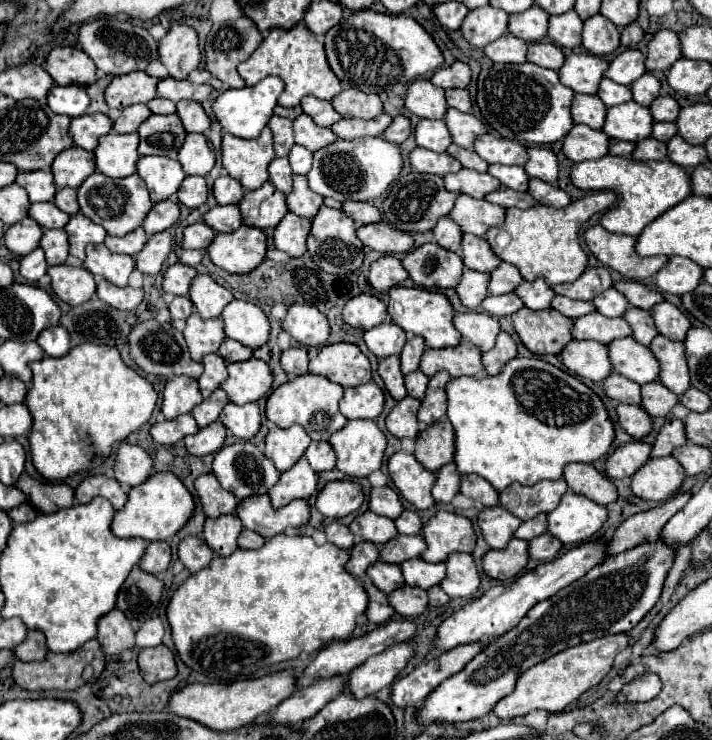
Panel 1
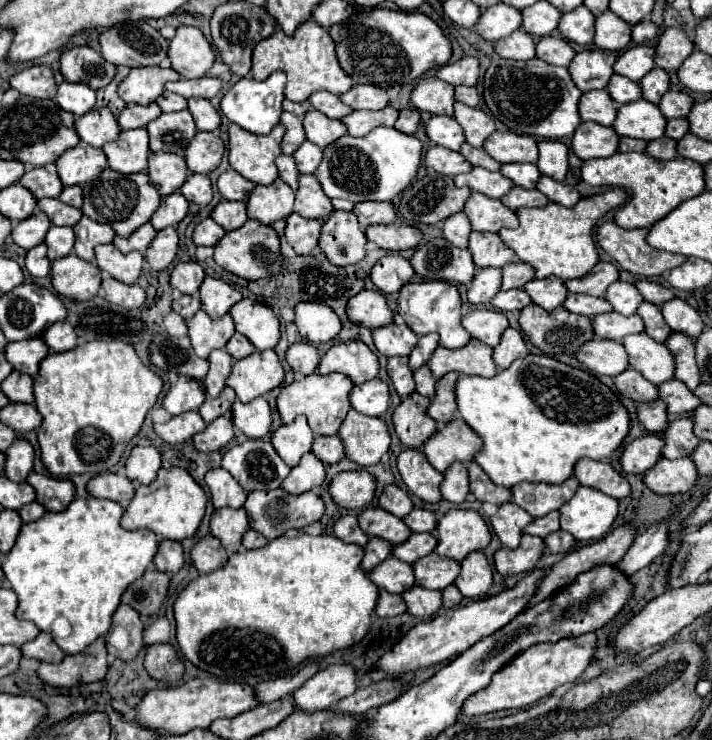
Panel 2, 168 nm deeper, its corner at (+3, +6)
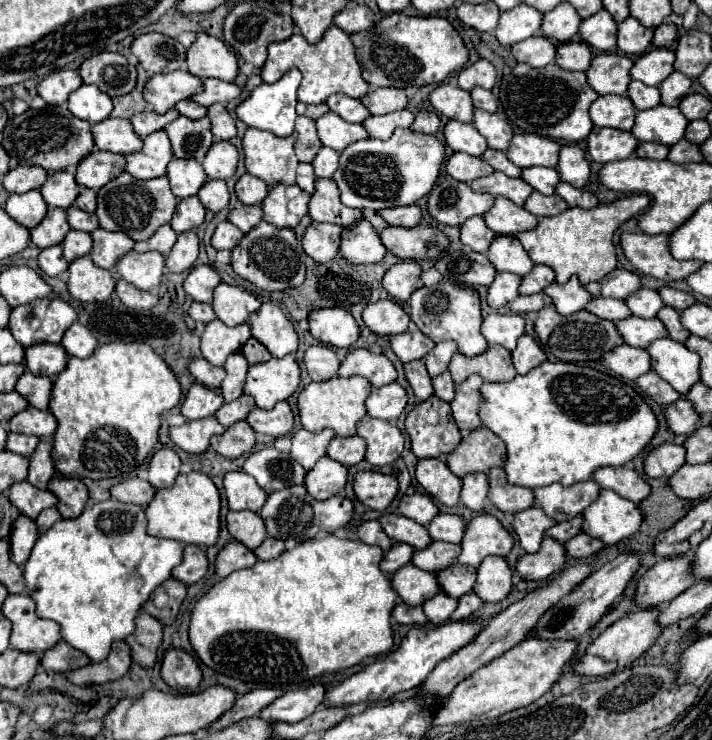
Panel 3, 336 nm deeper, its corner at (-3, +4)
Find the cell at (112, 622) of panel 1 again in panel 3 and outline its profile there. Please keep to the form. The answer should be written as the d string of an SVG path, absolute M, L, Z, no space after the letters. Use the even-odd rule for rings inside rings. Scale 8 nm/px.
M140 612L136 632L126 642L132 648L132 660L144 668L152 668L158 660L158 646L162 644L162 624L148 612Z

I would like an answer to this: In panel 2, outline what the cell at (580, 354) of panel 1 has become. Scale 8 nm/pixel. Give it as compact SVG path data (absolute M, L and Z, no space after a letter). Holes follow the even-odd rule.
M592 338L590 342L582 344L576 352L576 360L584 364L592 374L602 376L618 376L622 370L628 368L628 356L620 342L614 340L598 340Z

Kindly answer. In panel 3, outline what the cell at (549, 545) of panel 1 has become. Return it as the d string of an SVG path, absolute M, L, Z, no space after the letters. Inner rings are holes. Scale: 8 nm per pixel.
M580 532L572 540L568 540L568 544L564 544L564 546L566 546L568 556L572 556L576 560L584 560L588 556L598 554L604 548L604 542L598 540L598 538L592 538L592 536L584 534L584 532Z

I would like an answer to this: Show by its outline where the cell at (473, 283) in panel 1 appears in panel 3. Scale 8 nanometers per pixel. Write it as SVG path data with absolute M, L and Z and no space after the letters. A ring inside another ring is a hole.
M498 272L496 280L488 288L488 304L492 308L502 308L518 296L518 286L522 278L512 276L510 272Z

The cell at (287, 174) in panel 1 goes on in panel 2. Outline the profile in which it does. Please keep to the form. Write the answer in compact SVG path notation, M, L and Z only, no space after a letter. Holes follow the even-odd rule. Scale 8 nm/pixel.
M280 154L280 156L276 158L276 166L278 166L278 176L280 176L292 190L296 190L296 188L298 188L298 170L296 170L294 158L292 158L292 156L286 156L286 154Z

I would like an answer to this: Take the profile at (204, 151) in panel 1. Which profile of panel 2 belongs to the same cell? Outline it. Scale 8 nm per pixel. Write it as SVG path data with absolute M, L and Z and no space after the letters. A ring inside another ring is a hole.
M196 132L184 150L184 158L190 172L206 174L212 172L224 154L224 144L214 132Z

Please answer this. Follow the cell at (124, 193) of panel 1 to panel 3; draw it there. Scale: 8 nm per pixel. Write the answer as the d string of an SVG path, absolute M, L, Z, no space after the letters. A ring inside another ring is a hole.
M122 172L116 180L98 190L98 210L100 228L110 232L126 232L132 240L148 240L162 224L172 220L176 212L178 198L170 190L166 176L152 180L138 180L128 172Z

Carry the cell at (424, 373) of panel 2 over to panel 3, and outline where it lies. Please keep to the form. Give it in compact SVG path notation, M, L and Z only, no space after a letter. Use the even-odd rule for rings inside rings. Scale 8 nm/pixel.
M444 372L436 378L432 378L434 382L434 394L446 402L450 402L454 398L454 392L456 392L456 386L454 386L454 380L450 376L450 372Z

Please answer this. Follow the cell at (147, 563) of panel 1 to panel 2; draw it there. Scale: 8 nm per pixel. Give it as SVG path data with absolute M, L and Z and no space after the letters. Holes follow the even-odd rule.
M162 540L160 546L158 546L158 552L154 556L154 566L160 572L174 574L174 572L178 572L182 568L182 564L184 564L184 552L182 552L180 542Z

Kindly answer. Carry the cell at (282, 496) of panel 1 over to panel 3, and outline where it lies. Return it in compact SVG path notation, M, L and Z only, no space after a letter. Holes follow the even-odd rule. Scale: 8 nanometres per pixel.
M322 456L316 462L316 466L306 474L304 484L312 498L328 500L346 486L346 480L348 480L348 468L328 456Z

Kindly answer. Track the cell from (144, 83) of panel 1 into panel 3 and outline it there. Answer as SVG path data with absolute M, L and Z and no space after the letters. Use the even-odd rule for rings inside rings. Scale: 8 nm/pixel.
M176 70L168 74L150 76L144 88L144 98L158 114L164 114L170 108L174 108L176 102L192 98L196 92L202 92L202 90L204 90L204 84L200 78L196 78L190 72Z

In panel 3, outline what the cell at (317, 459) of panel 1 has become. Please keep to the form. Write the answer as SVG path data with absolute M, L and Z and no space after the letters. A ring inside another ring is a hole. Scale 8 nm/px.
M336 436L336 440L332 440L332 444L328 446L326 454L344 466L358 464L366 454L366 440L360 436L350 436L350 438Z

